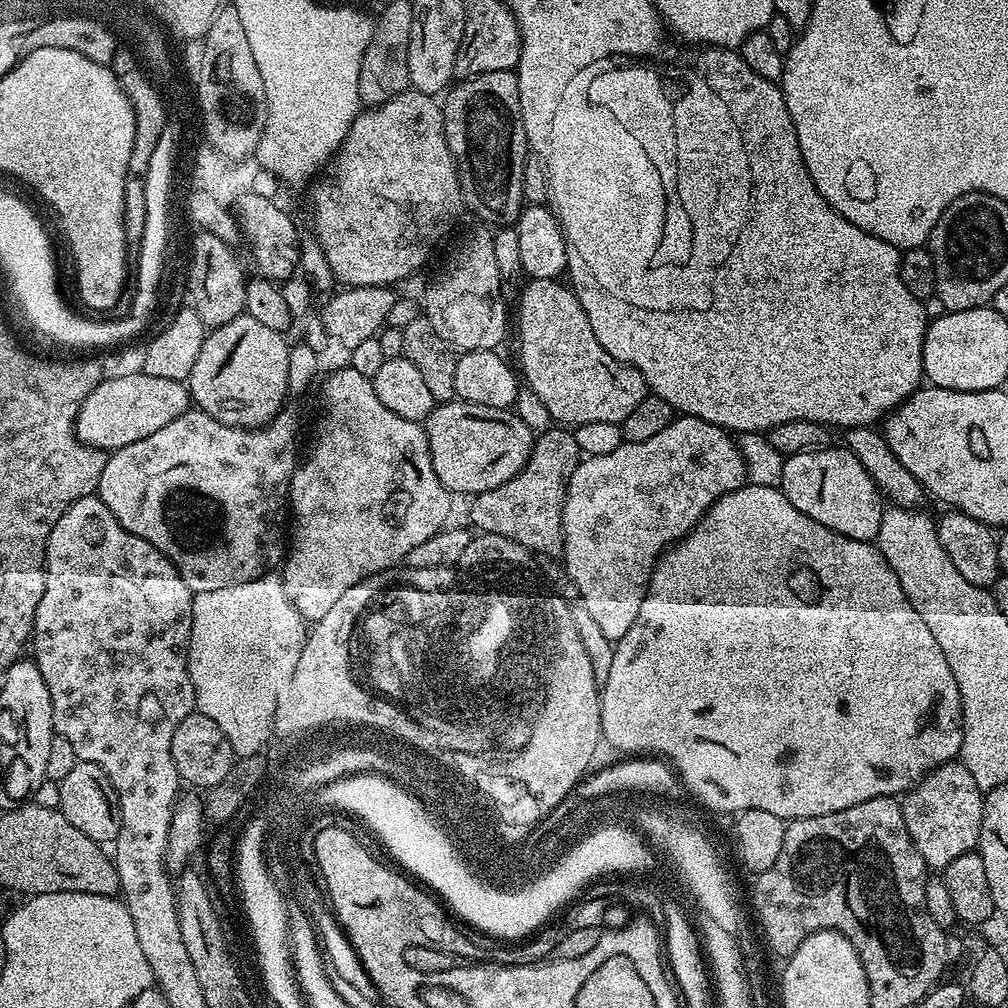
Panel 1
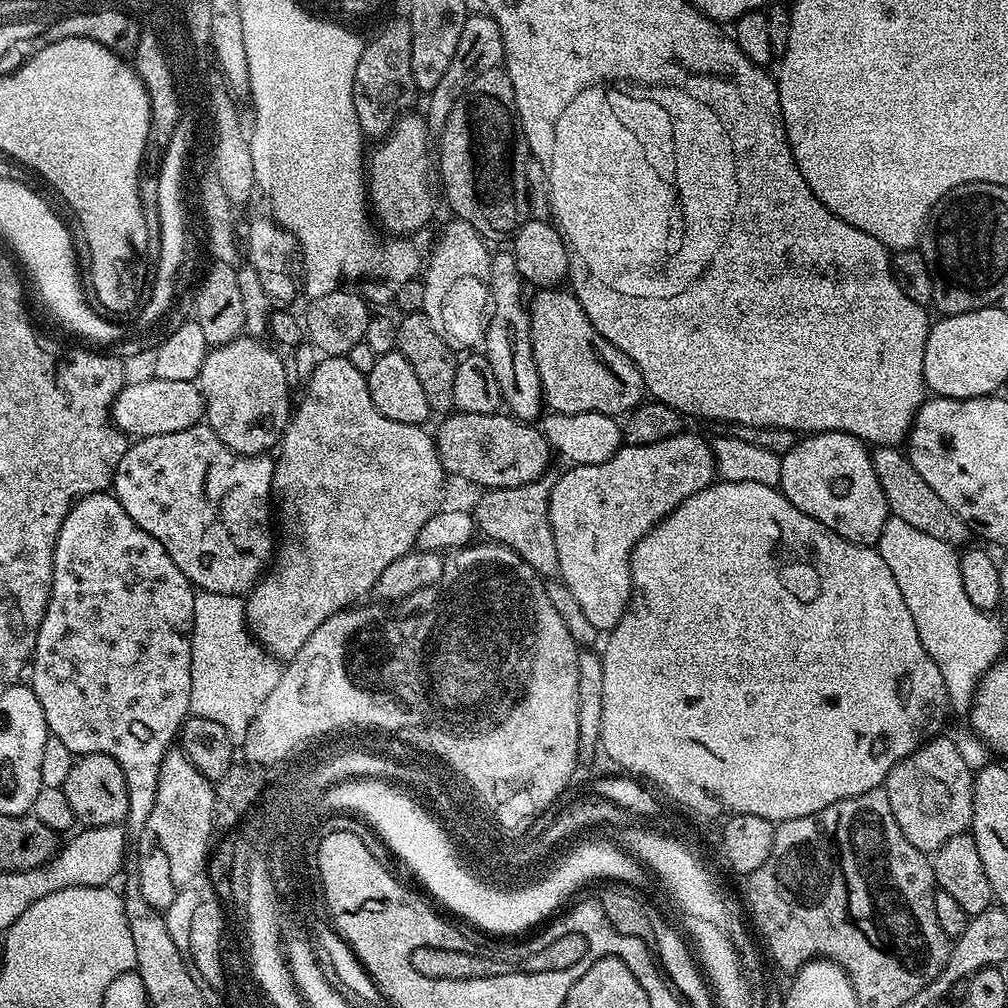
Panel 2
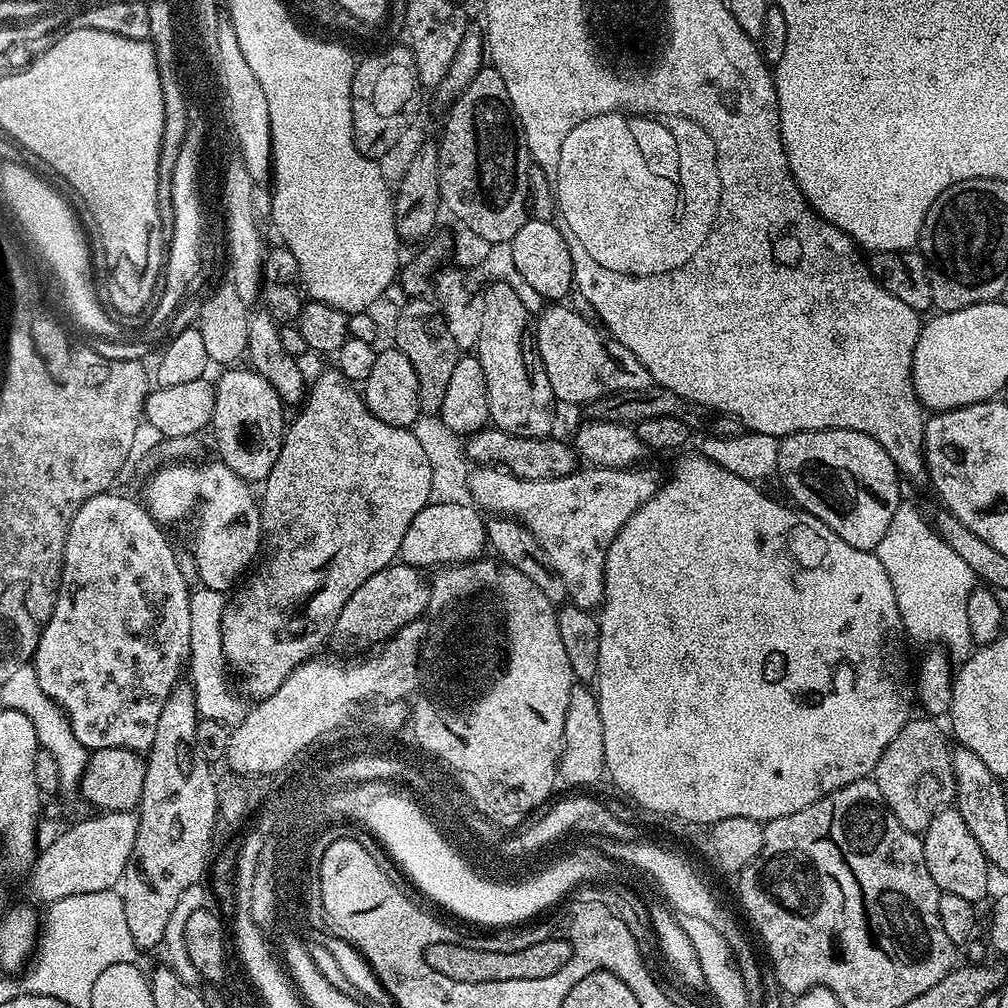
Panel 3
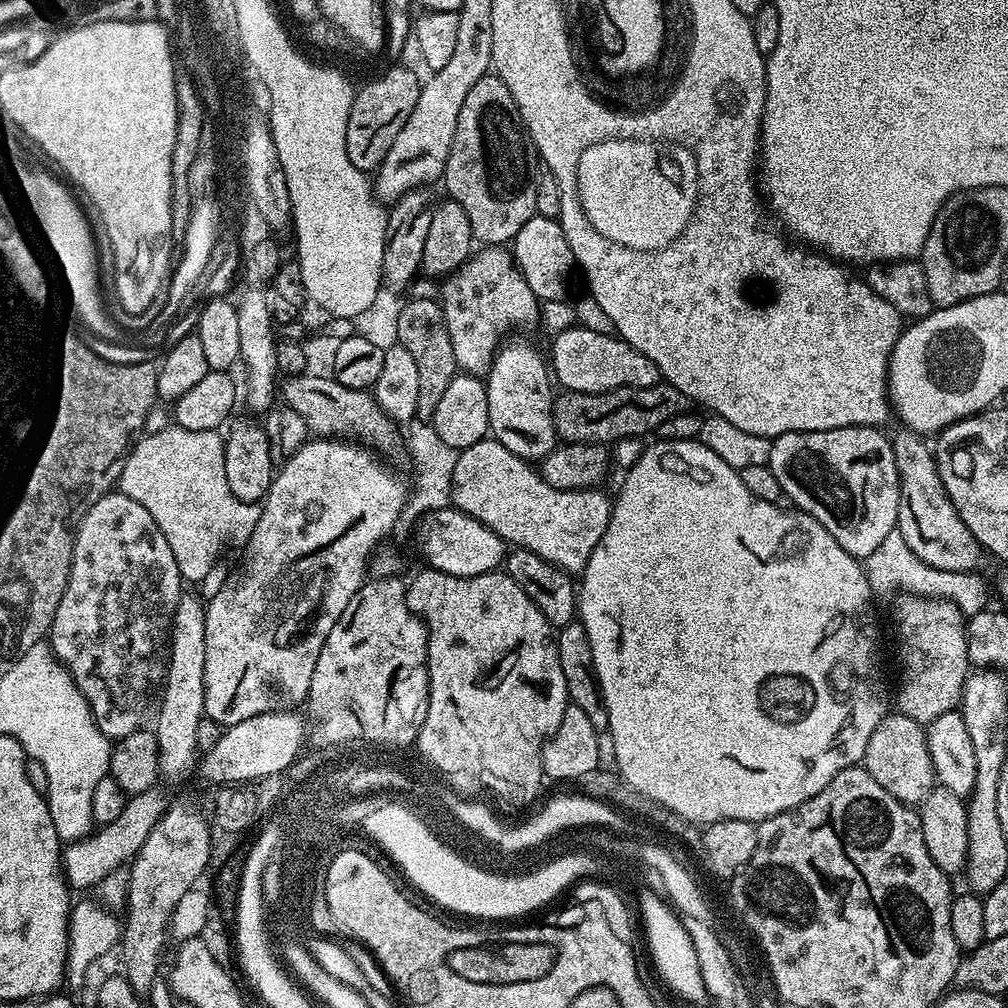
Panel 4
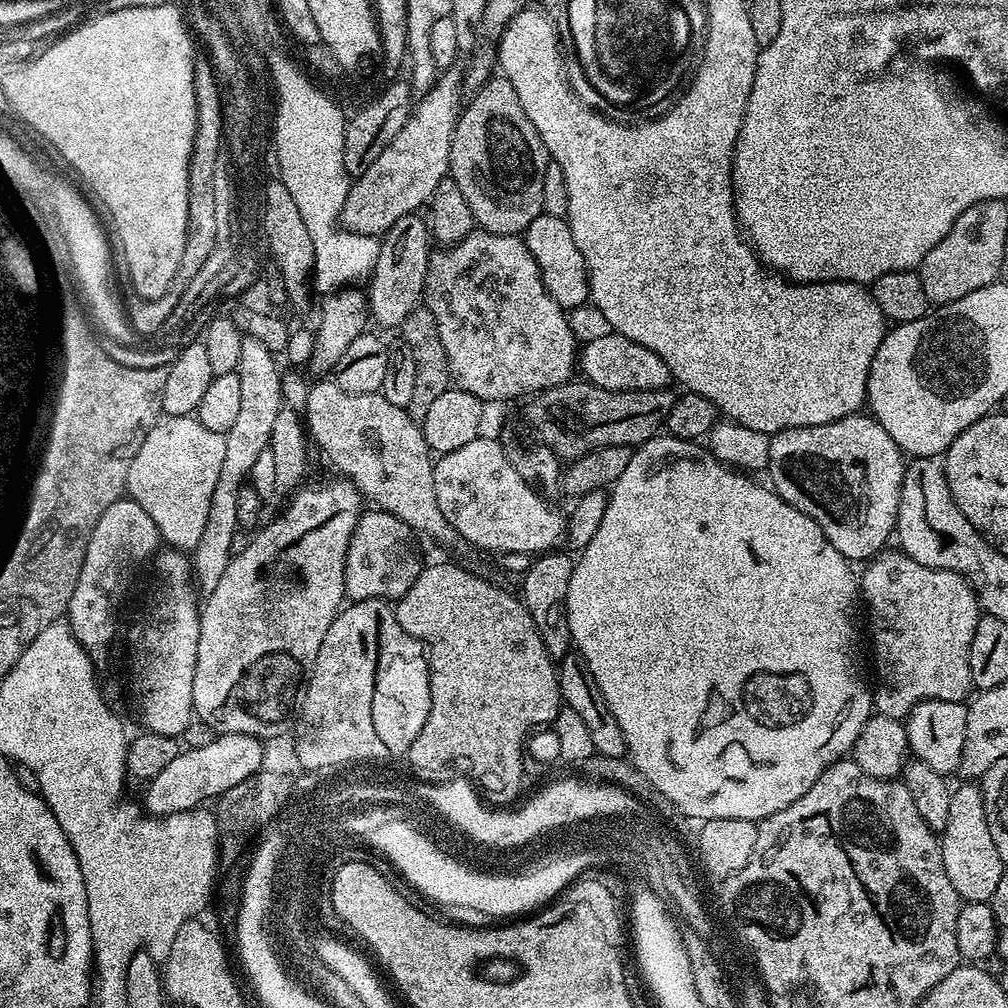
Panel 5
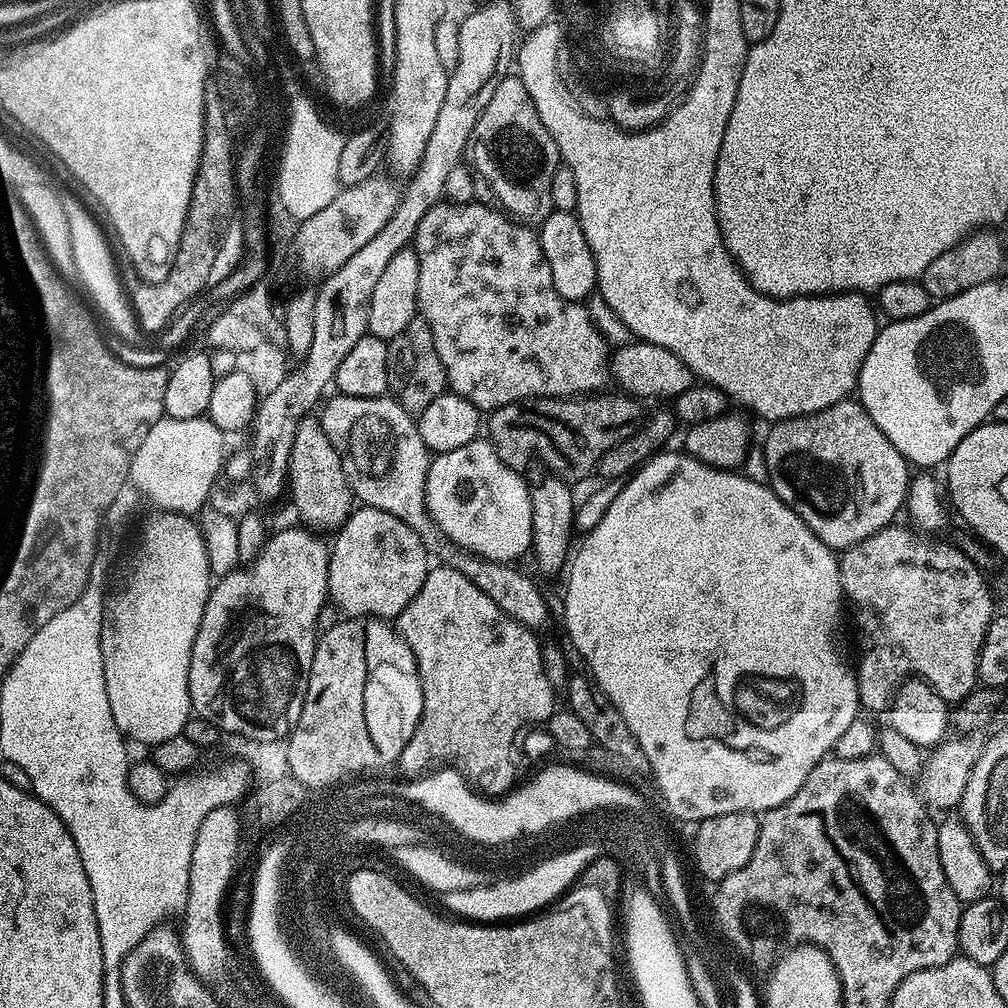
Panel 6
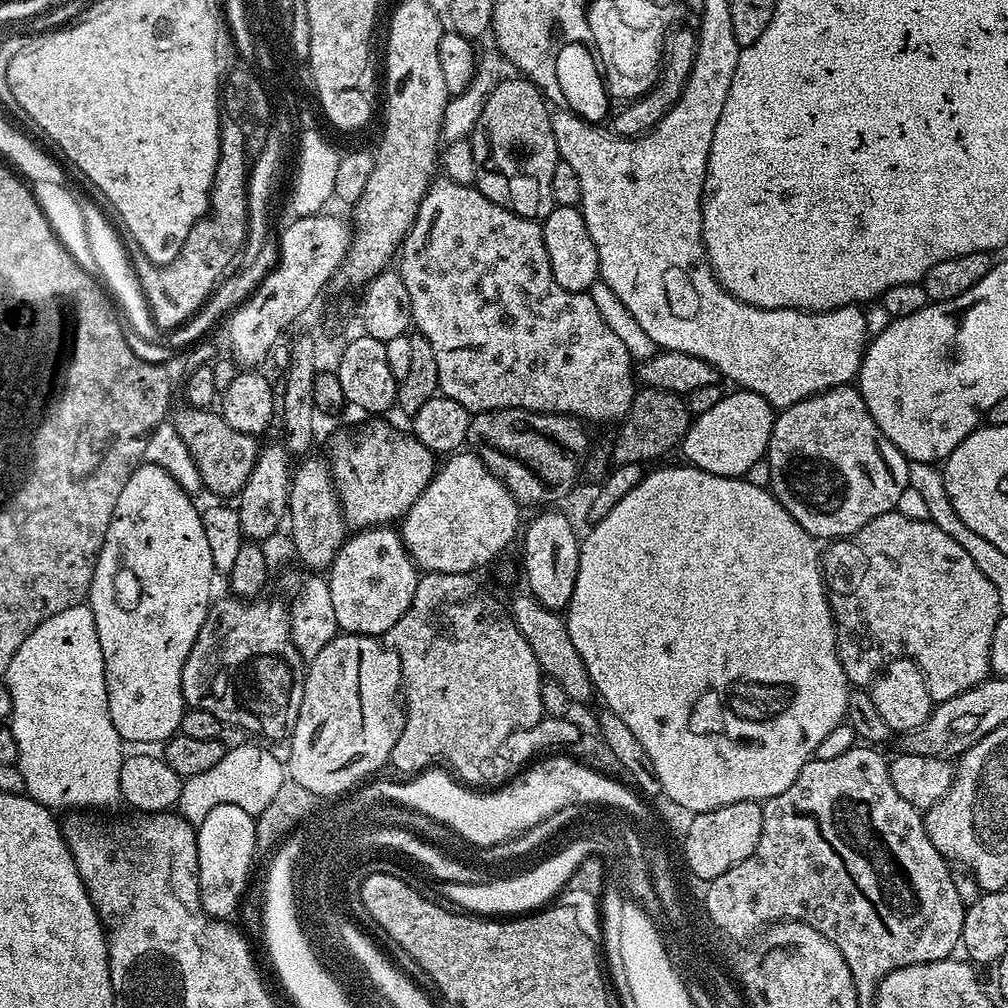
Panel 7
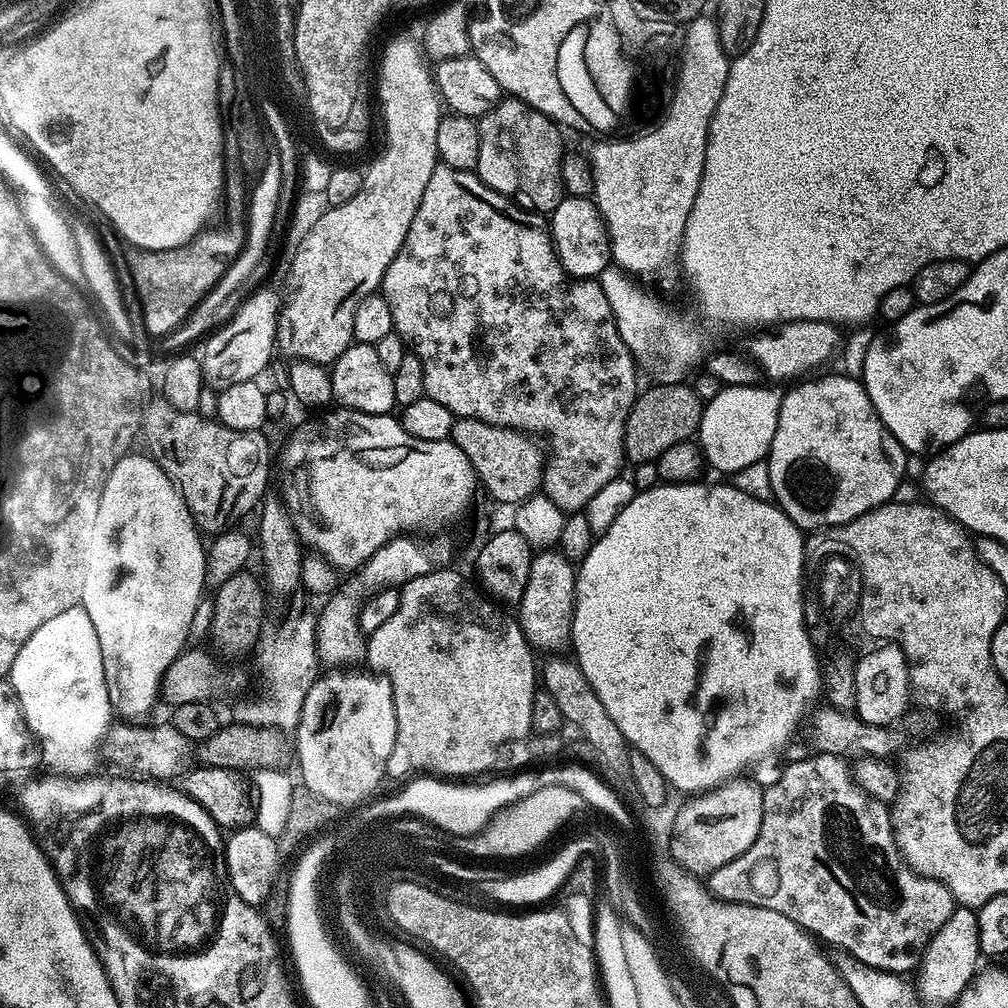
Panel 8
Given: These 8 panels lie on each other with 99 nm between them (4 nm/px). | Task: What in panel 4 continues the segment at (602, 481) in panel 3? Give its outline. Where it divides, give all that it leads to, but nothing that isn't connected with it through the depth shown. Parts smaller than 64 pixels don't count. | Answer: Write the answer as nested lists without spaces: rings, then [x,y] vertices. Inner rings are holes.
[[[485,438],[474,442],[474,446],[459,449],[457,465],[452,476],[451,503],[458,511],[462,511],[477,519],[482,525],[489,527],[494,534],[505,541],[508,546],[525,548],[538,558],[546,558],[554,566],[569,574],[583,573],[586,562],[590,562],[590,554],[594,554],[594,546],[606,534],[606,526],[612,517],[613,501],[599,487],[582,490],[554,490],[541,478],[539,471],[529,461],[518,458],[502,442]]]

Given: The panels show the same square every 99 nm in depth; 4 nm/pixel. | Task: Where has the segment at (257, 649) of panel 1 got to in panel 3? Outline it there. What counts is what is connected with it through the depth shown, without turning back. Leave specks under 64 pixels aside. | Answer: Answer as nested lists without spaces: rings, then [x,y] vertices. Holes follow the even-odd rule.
[[[200,586],[193,591],[190,598],[190,654],[186,670],[188,674],[192,674],[190,683],[194,690],[197,713],[205,720],[235,726],[244,720],[246,703],[244,704],[245,697],[228,685],[230,665],[224,657],[220,637],[220,616],[224,612],[225,603],[225,593],[218,590]]]

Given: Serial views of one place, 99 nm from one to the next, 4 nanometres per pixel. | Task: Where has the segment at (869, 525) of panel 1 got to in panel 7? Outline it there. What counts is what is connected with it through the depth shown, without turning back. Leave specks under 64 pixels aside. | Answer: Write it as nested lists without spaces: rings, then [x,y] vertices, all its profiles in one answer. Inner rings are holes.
[[[856,386],[831,388],[783,409],[773,422],[766,459],[770,466],[770,491],[776,501],[813,538],[821,541],[836,540],[839,536],[855,537],[866,522],[878,518],[878,514],[893,511],[904,492],[909,491],[908,457],[882,434]]]

